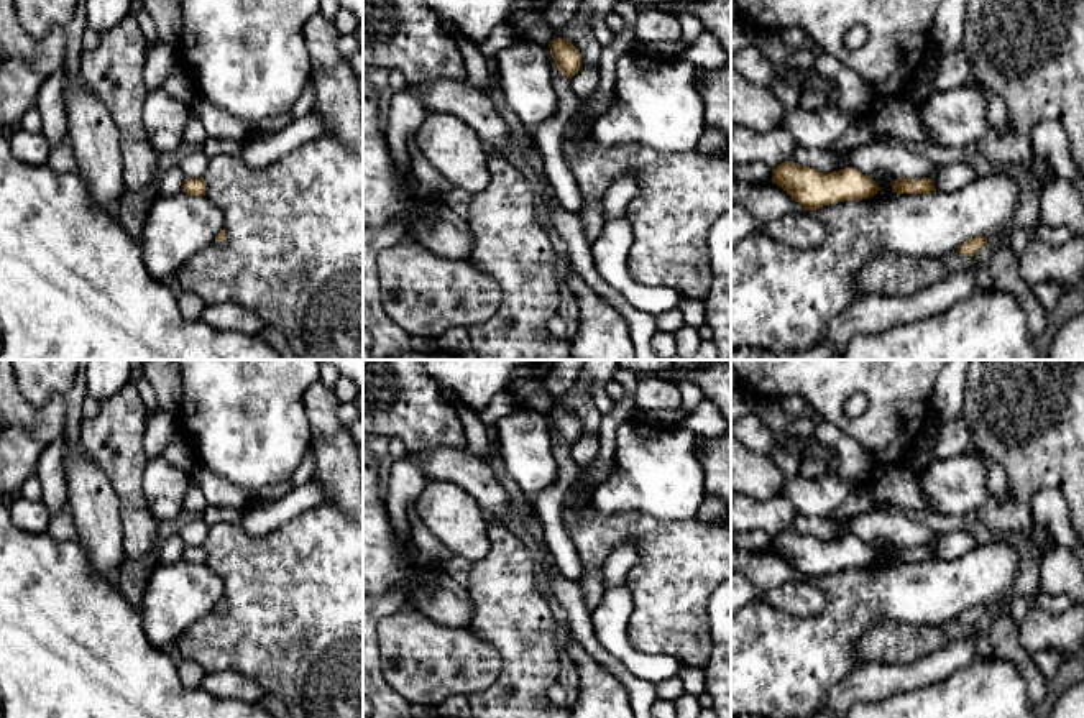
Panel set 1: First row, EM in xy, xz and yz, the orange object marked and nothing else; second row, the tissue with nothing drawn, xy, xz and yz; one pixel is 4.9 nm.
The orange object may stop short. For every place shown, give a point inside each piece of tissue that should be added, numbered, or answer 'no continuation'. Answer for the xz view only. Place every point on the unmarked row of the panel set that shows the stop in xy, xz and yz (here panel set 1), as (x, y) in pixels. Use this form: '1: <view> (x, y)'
no continuation

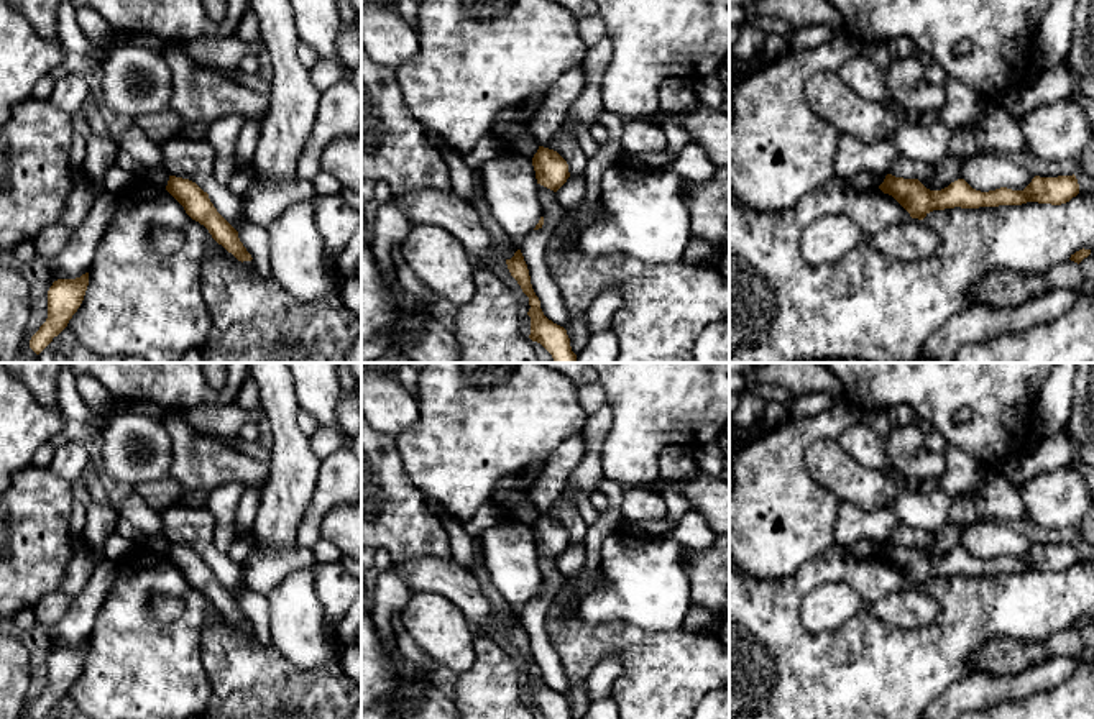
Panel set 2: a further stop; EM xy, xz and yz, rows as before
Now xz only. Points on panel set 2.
no continuation

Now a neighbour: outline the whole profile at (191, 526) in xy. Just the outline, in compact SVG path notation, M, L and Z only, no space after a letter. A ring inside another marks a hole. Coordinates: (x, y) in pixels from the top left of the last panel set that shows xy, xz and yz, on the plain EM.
M202 504L172 506L161 512L164 537L169 543L189 547L209 561L217 579L238 599L245 594L243 566L215 548L215 519Z

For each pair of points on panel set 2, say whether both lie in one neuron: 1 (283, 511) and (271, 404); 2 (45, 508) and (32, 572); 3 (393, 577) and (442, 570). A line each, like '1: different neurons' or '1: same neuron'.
1: same neuron
2: same neuron
3: different neurons

